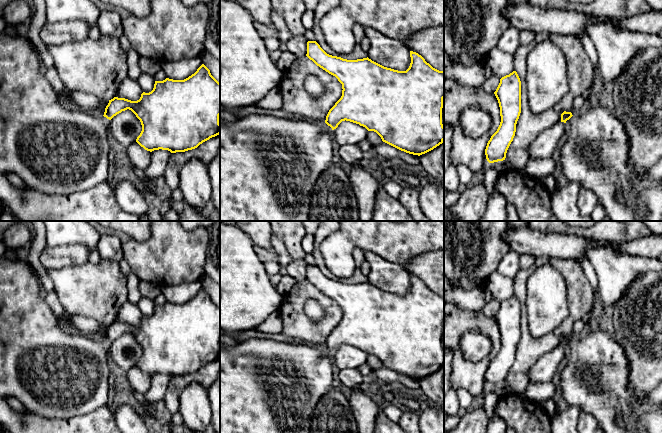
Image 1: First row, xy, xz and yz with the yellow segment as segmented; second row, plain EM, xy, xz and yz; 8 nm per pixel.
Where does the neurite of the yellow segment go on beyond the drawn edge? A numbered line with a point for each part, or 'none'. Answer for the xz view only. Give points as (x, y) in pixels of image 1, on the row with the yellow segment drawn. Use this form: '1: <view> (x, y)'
1: xz (269, 165)

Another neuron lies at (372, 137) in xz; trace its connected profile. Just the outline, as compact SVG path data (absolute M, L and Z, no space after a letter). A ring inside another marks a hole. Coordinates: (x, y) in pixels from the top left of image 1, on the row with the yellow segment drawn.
M368 131L366 139L371 143L373 147L382 142L381 137L374 131Z

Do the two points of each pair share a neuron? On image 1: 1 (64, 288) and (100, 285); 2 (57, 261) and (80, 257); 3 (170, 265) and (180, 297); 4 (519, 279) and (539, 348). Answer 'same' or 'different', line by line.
1: same
2: same
3: different
4: same

